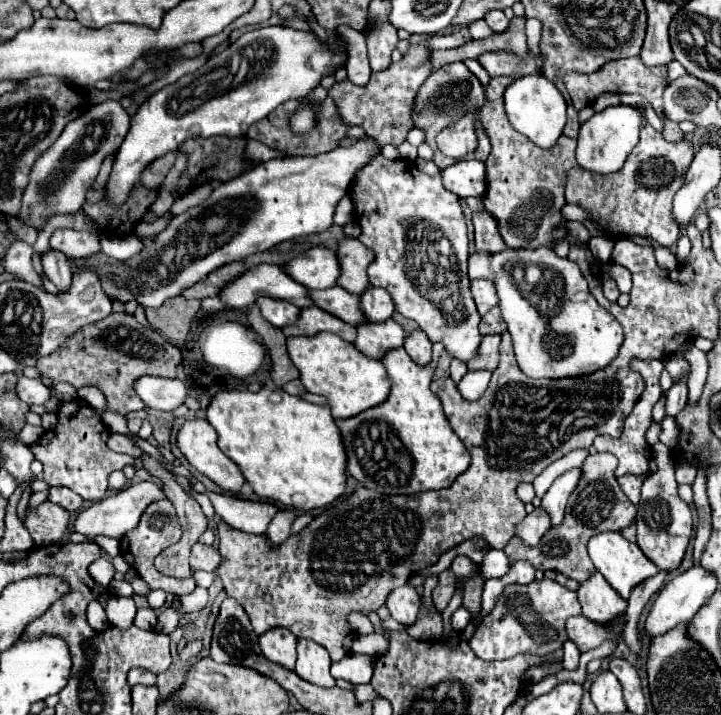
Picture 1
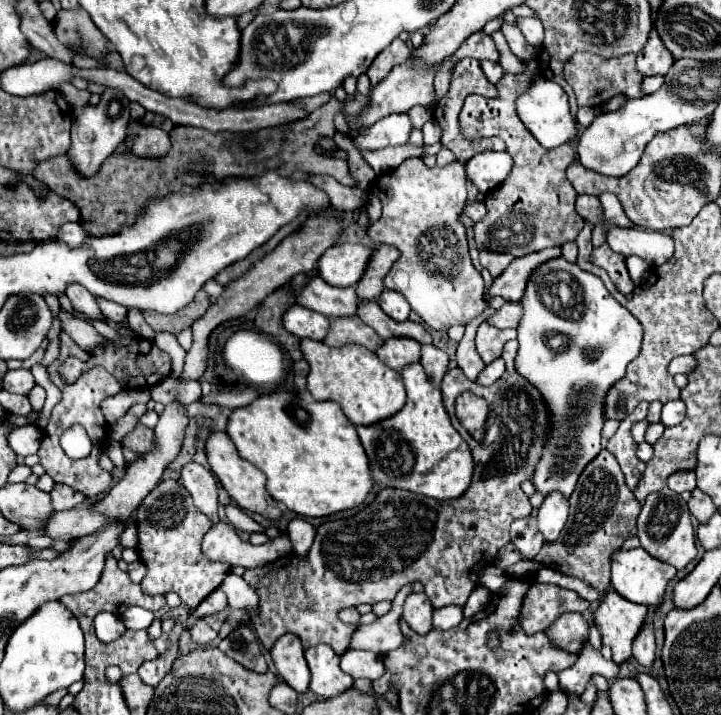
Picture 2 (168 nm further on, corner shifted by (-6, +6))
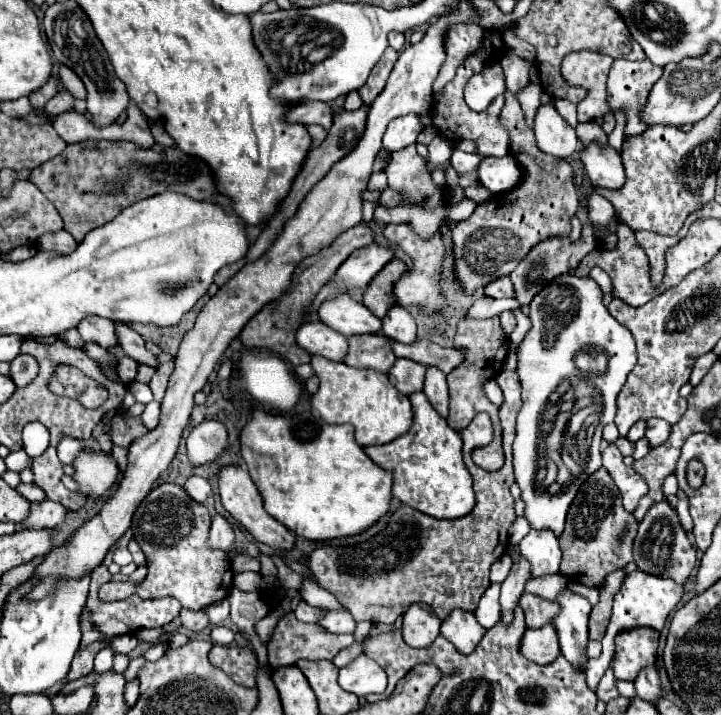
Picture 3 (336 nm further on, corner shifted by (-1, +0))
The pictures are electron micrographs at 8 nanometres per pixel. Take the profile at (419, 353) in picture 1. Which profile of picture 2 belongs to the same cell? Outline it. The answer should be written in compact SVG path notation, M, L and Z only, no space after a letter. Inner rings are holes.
M425 345L425 347L421 347L421 365L423 365L429 381L437 389L441 389L443 373L447 373L447 369L449 369L447 353L435 345Z

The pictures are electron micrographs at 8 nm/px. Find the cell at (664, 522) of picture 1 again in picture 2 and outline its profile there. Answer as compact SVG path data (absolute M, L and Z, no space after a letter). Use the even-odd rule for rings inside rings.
M669 487L651 493L641 509L641 515L637 519L637 537L641 541L641 547L655 559L673 565L675 569L685 569L695 557L697 557L697 547L695 547L695 535L693 535L693 525L691 525L691 515L687 509L687 503L671 491Z

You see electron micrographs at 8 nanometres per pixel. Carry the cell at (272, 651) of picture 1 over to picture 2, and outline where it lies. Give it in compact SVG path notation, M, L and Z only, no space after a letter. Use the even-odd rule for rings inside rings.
M281 637L279 643L275 643L275 649L271 649L271 657L277 669L277 675L293 687L297 693L305 693L311 683L311 673L307 669L303 647L299 645L297 637Z

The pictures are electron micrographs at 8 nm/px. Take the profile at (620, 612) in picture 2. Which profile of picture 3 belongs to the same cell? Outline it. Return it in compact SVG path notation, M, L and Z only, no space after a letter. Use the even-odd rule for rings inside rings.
M638 627L638 631L622 631L622 635L616 635L616 649L610 663L614 677L634 681L642 667L654 665L658 637L658 631L650 631L650 627Z

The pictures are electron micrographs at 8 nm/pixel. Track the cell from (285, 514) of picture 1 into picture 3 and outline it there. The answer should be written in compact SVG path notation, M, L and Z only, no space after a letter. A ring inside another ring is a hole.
M216 515L212 519L208 545L210 545L210 549L220 549L226 555L234 549L234 531L232 531L230 523L224 517L220 517L220 515Z

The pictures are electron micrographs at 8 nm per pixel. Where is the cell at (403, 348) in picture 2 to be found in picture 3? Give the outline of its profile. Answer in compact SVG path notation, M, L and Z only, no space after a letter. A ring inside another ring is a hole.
M396 359L394 367L388 371L388 379L400 393L412 395L414 391L422 389L424 373L426 367L422 367L420 363L414 363L410 359Z

